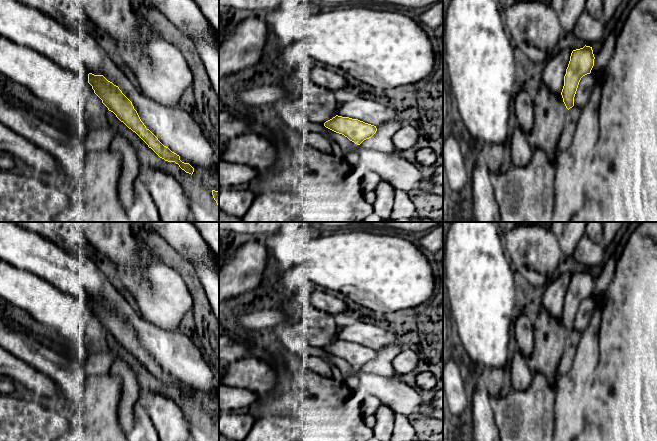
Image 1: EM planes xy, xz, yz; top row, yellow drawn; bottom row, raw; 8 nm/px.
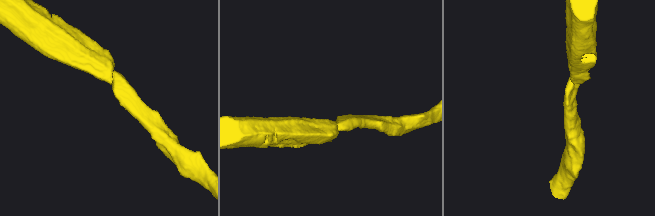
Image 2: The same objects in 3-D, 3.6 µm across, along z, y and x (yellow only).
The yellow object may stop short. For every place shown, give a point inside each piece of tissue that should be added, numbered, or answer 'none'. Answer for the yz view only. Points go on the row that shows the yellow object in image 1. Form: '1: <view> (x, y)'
none

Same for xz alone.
none

